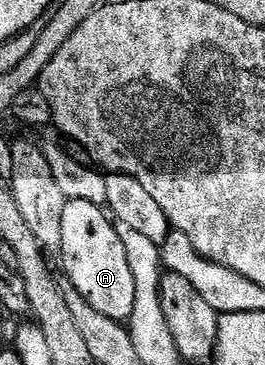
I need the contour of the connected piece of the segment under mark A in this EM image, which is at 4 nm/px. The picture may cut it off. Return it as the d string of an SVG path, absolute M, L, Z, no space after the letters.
M91 201L66 202L63 209L63 241L59 252L68 286L75 288L103 317L128 321L135 308L135 282L119 241L114 220Z

